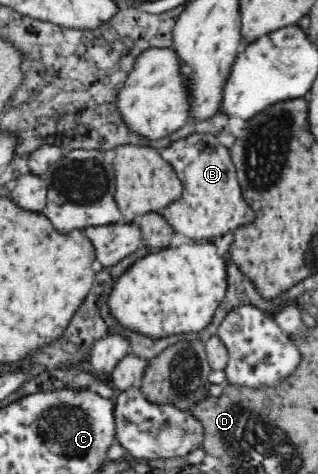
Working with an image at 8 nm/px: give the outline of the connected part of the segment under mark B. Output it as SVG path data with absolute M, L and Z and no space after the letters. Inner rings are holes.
M194 133L161 149L160 155L171 164L182 184L181 196L161 211L175 232L190 239L215 241L225 232L251 222L255 211L249 208L239 184L236 167L227 147L211 133Z

